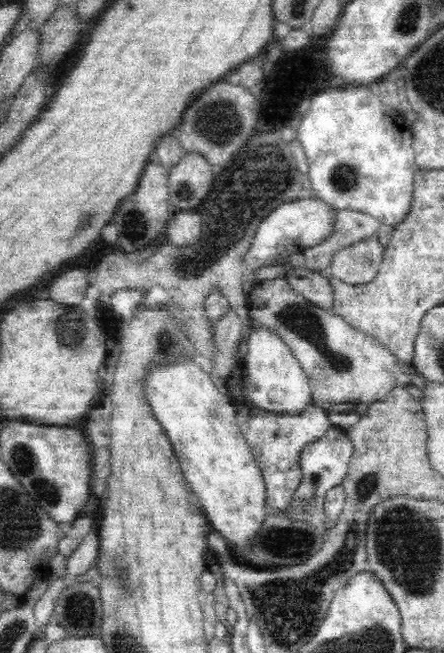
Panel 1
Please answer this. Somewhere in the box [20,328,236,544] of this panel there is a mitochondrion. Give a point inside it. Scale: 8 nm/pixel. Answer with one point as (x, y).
(43, 501)

